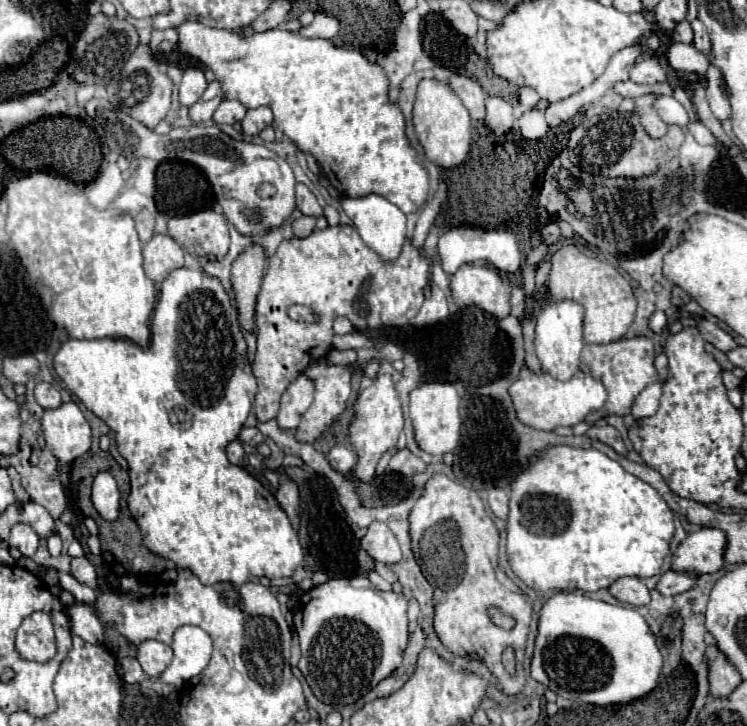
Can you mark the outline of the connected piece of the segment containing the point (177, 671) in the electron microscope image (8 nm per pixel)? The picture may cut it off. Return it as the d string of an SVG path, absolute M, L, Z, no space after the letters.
M197 626L177 628L171 648L175 652L173 662L159 680L175 686L183 686L193 676L199 676L207 668L213 652L211 636Z

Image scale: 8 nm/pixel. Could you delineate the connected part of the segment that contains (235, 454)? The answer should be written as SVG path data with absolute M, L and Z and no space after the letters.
M231 442L227 446L227 458L231 464L237 464L237 466L247 466L247 456L243 452L243 446L239 442Z

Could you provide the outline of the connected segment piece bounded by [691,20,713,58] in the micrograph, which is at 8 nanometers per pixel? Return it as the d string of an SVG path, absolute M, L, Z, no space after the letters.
M693 20L691 26L693 26L693 46L695 46L699 52L703 52L705 56L713 58L713 56L711 56L711 40L709 40L709 36L707 36L705 26L703 26L699 20Z

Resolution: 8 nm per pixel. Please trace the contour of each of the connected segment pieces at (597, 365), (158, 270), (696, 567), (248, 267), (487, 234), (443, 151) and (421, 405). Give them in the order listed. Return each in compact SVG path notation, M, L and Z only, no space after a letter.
M637 336L631 340L617 340L611 344L587 344L587 346L583 346L583 352L581 352L583 364L589 368L589 372L595 378L599 378L605 384L607 394L609 394L603 410L587 416L587 422L595 422L597 418L607 416L607 414L619 414L619 416L629 414L635 396L645 386L657 382L657 370L653 366L653 358L655 358L653 342L649 338L643 338L643 336Z
M155 234L143 248L143 268L153 282L161 282L171 270L183 266L183 246L169 234Z
M699 528L691 532L673 554L673 570L689 574L719 572L725 564L727 536L719 528Z
M251 246L233 262L233 288L239 304L239 324L245 330L255 330L255 300L263 280L267 260L263 248Z
M453 228L449 232L445 232L439 238L439 254L441 254L441 266L447 274L455 274L455 270L459 270L459 266L465 264L473 264L477 260L487 260L489 264L493 264L495 268L503 270L503 272L511 272L511 268L519 268L521 266L521 252L515 240L515 234L509 230L481 230L481 228Z
M423 78L419 82L413 106L413 126L421 146L425 148L425 156L437 166L453 168L467 158L471 146L471 116L463 102L459 102L459 96L451 90L449 82L437 78Z
M421 382L411 390L409 416L415 428L415 440L421 450L429 454L453 452L461 436L461 418L459 418L459 394L451 382Z

